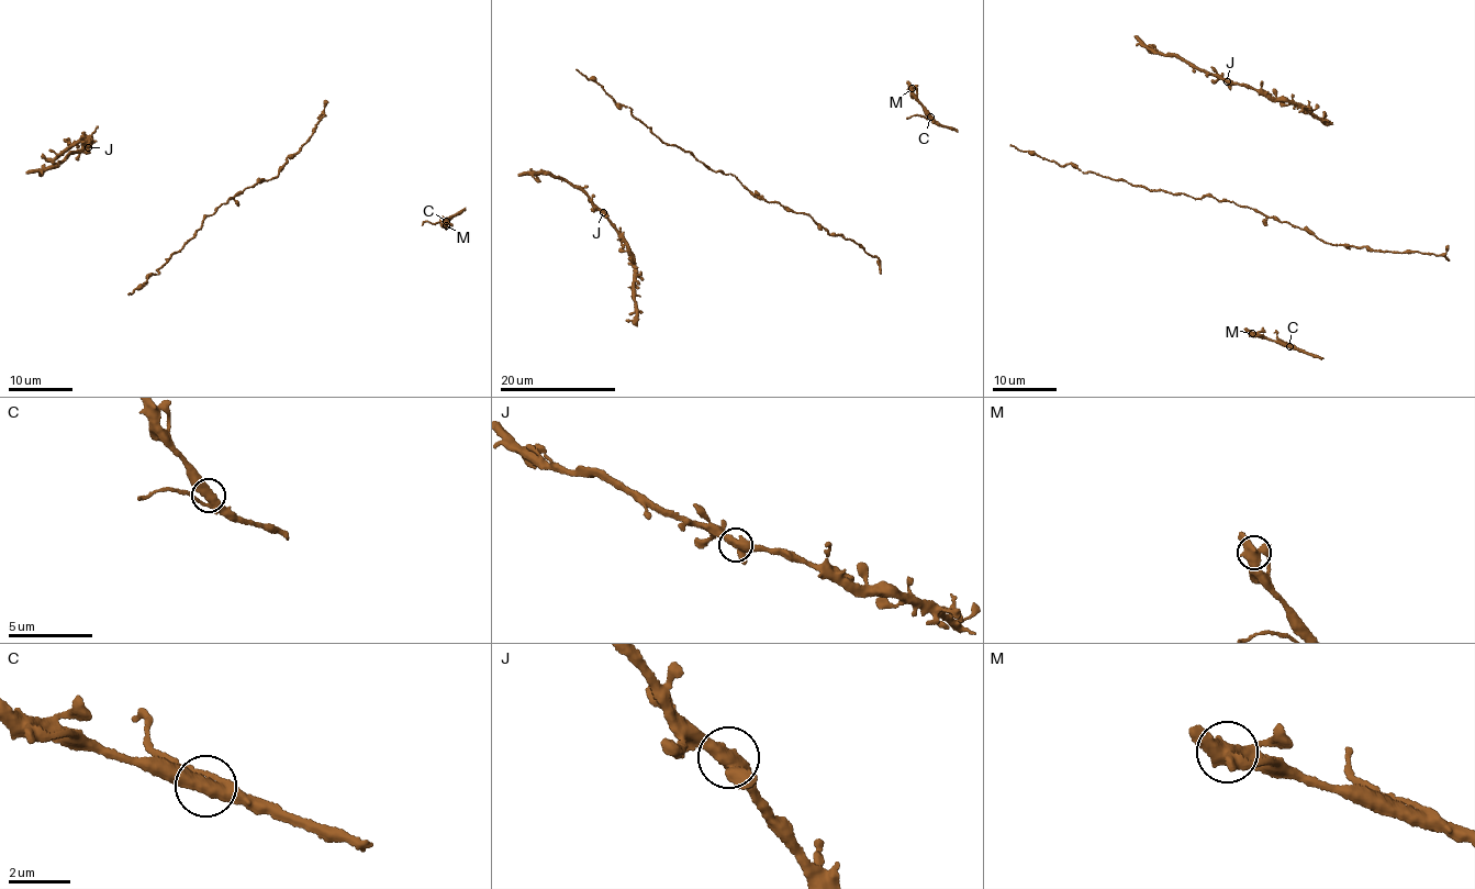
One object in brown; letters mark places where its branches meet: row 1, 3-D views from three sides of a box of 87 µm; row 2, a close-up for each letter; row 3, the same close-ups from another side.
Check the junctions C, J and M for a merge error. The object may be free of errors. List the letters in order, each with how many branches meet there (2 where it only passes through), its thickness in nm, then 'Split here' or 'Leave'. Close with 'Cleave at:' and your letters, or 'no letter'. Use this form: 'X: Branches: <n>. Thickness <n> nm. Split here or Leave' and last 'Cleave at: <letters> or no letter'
C: Branches: 3. Thickness 400 nm. Leave
J: Branches: 3. Thickness 440 nm. Leave
M: Branches: 3. Thickness 440 nm. Leave
Cleave at: no letter

